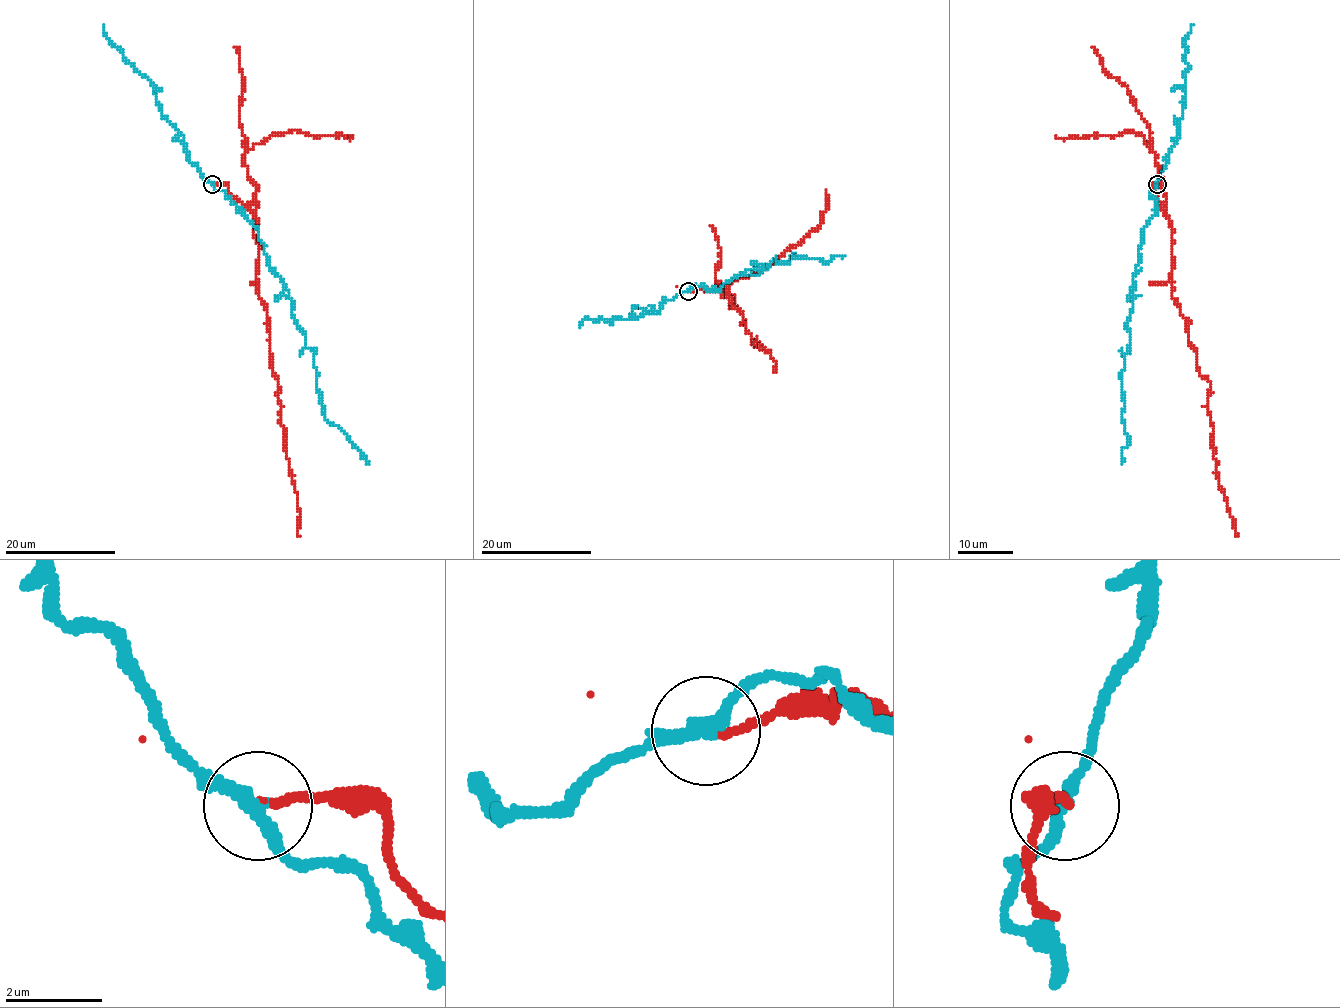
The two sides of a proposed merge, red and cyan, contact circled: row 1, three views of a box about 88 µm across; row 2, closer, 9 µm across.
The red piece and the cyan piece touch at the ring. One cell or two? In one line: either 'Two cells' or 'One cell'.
Two cells

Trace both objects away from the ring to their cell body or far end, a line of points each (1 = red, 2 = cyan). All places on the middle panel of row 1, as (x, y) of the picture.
1: (688, 291), (717, 288), (732, 302), (728, 306), (742, 313), (745, 328), (754, 343), (770, 353), (775, 371)
2: (688, 291), (720, 290), (772, 259), (782, 263), (793, 255), (828, 263), (841, 255)

